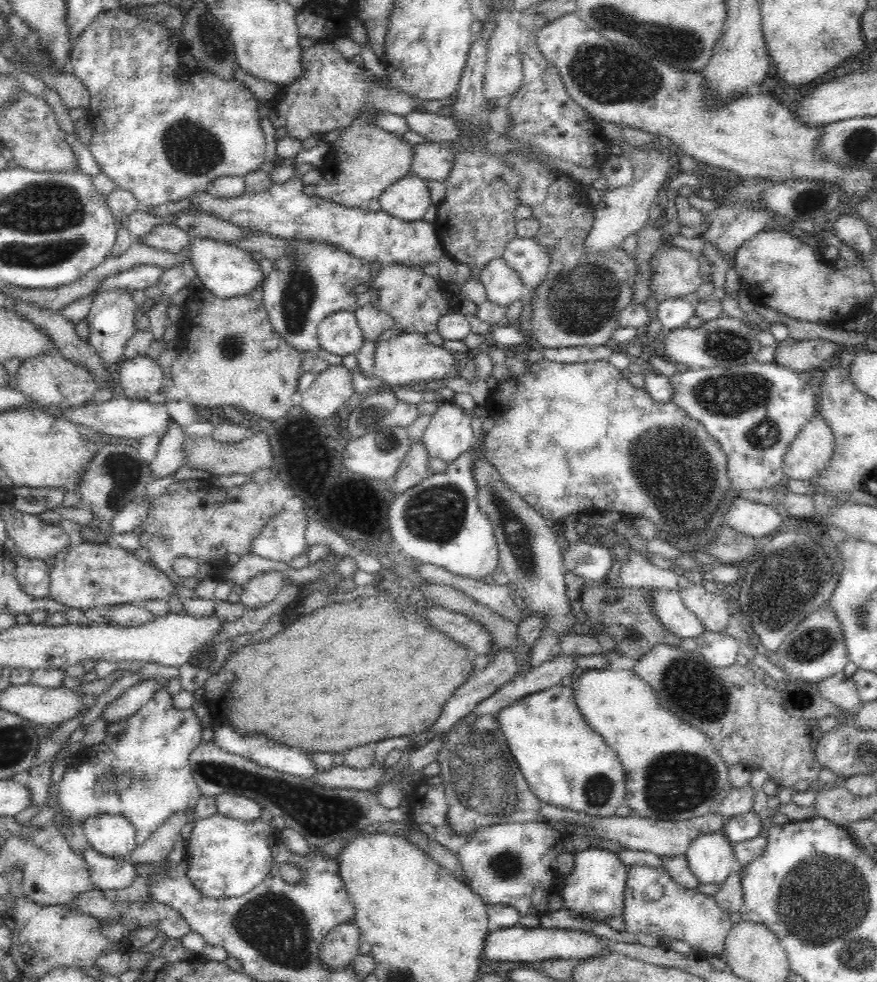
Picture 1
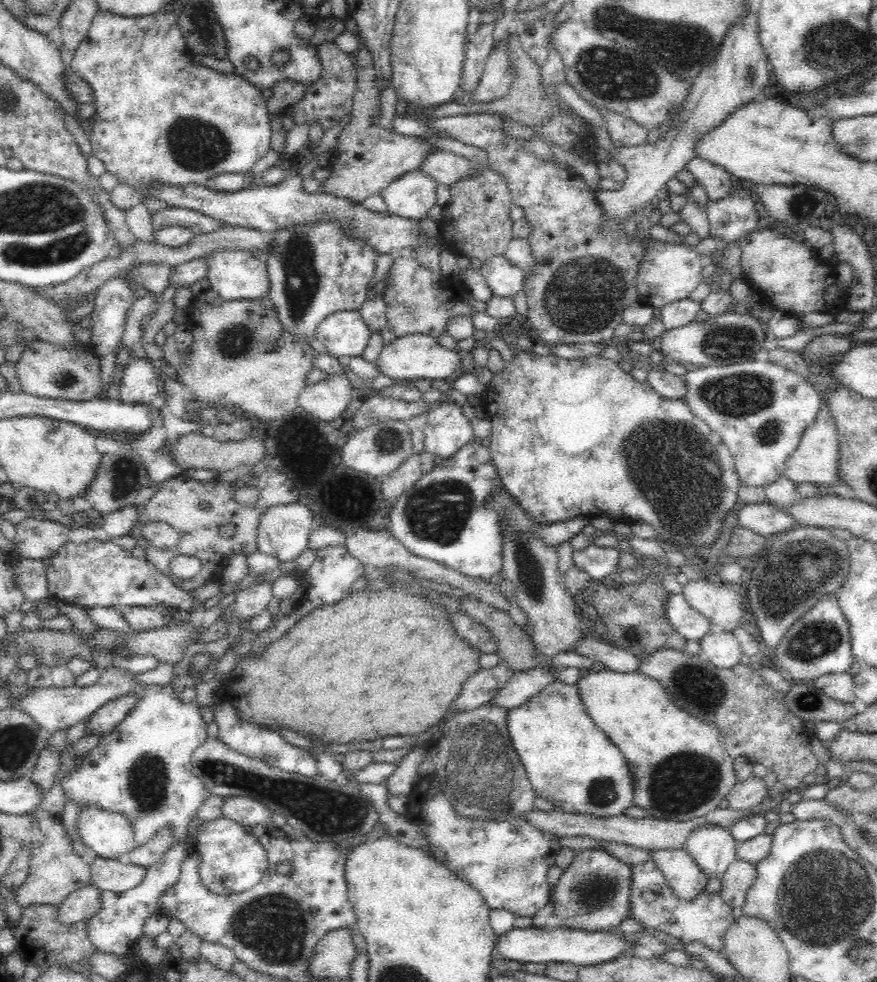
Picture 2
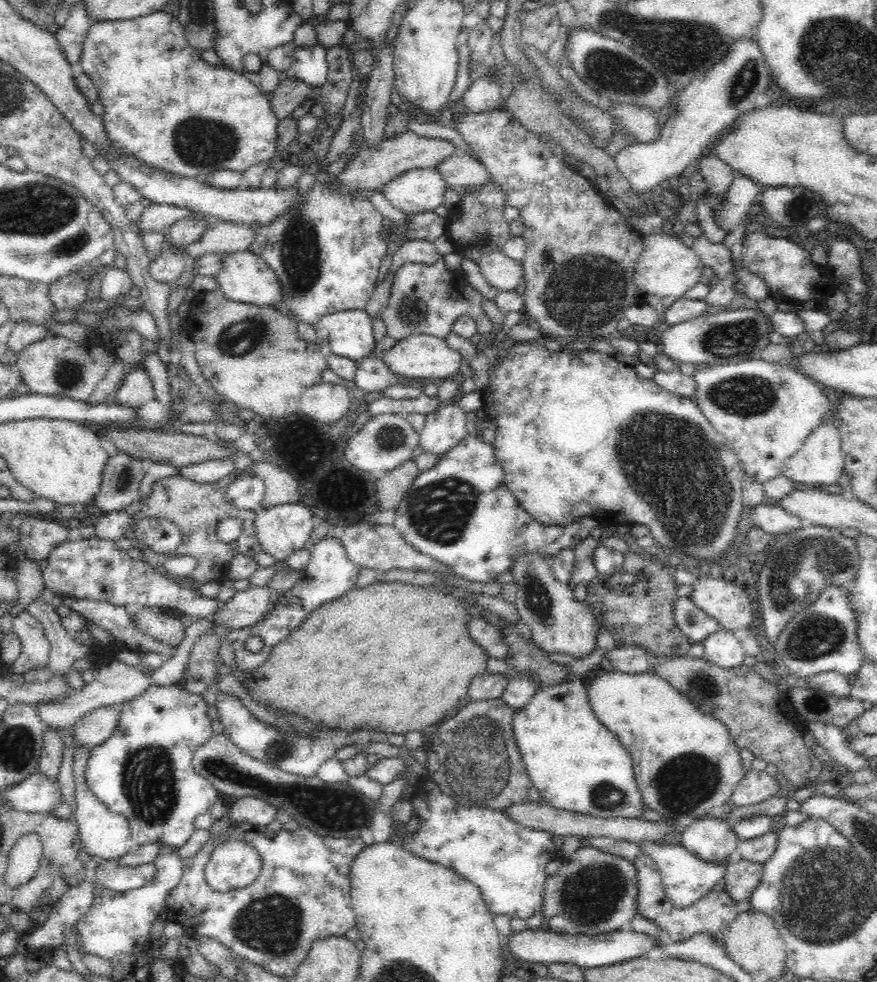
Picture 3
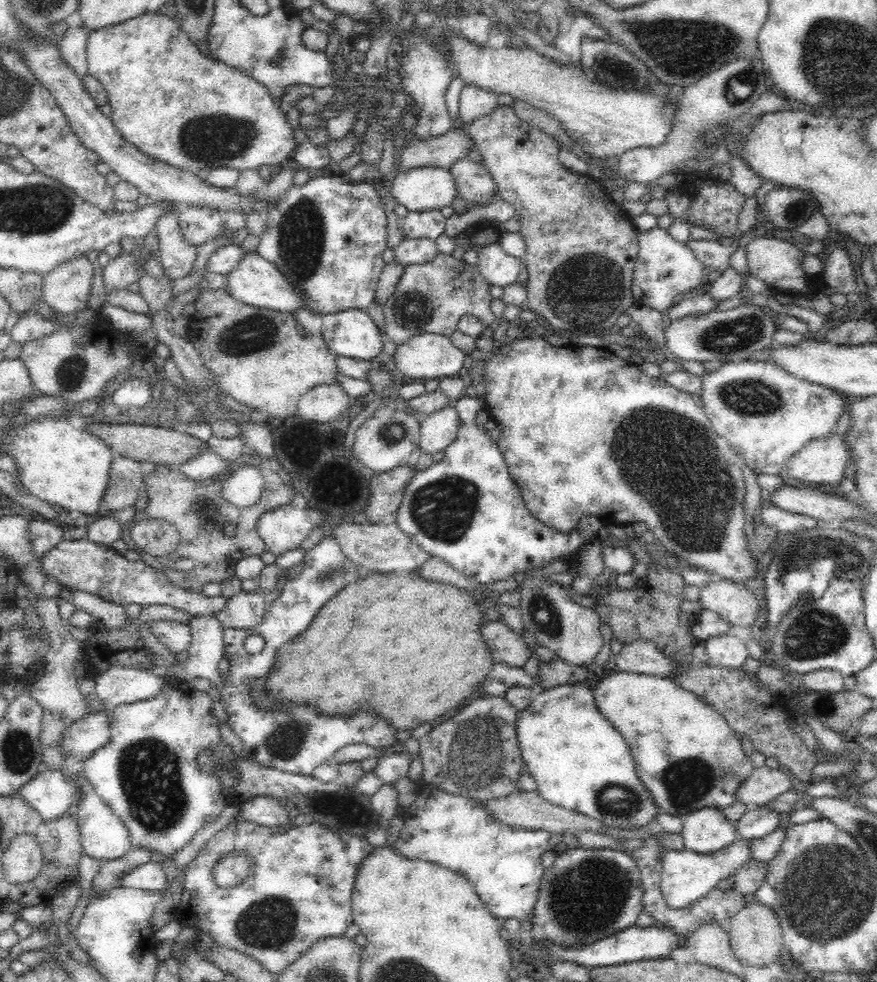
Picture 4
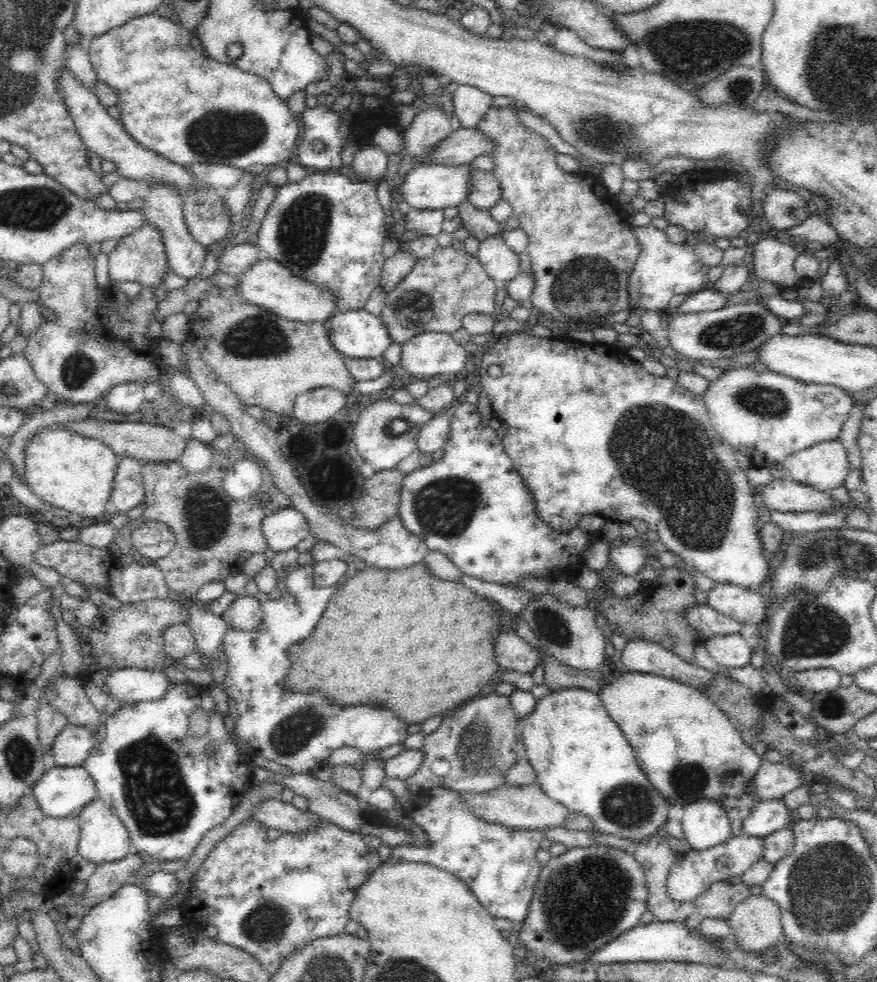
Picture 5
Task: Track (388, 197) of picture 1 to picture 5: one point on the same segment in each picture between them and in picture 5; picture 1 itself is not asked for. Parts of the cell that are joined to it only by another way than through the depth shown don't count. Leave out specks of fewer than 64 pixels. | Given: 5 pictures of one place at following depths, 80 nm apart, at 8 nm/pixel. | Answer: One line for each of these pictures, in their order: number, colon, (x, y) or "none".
2: (411, 195)
3: (415, 191)
4: (419, 189)
5: (428, 186)

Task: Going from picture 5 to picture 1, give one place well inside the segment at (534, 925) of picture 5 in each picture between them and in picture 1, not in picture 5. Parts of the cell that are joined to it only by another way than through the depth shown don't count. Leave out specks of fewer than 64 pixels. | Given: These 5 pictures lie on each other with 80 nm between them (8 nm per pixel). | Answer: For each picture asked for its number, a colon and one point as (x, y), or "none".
1: (594, 889)
2: (592, 894)
3: (594, 892)
4: (588, 894)

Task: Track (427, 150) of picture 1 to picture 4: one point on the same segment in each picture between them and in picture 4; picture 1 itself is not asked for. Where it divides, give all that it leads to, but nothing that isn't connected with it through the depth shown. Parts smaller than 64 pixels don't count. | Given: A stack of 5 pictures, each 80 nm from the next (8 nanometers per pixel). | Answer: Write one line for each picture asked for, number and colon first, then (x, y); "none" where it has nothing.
2: (444, 167)
3: (460, 173)
4: (473, 181)

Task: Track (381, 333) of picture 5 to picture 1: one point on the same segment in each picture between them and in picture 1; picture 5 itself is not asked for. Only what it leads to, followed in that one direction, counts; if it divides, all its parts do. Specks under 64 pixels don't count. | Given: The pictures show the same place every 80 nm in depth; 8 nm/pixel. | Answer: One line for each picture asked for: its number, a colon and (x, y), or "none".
1: (339, 333)
2: (343, 333)
3: (349, 333)
4: (352, 333)

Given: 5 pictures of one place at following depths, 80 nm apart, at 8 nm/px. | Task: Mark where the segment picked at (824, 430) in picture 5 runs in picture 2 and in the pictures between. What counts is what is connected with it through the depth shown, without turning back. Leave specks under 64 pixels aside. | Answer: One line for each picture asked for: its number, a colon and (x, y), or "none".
2: (760, 410)
3: (765, 411)
4: (766, 414)

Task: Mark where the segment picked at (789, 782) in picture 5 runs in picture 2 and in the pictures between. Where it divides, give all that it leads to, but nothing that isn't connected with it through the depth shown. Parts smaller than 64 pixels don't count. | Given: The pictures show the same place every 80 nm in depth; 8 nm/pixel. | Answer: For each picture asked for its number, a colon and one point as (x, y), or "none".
2: (744, 795)
3: (756, 786)
4: (763, 784)

